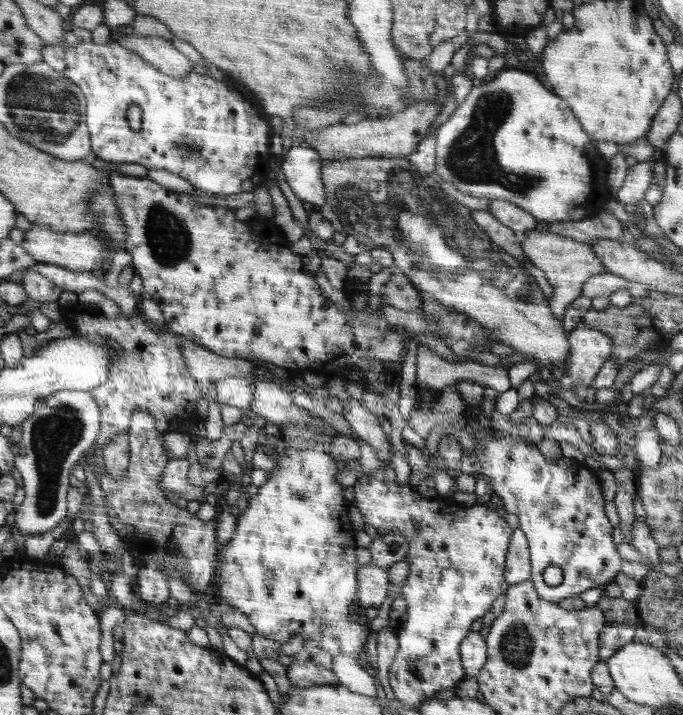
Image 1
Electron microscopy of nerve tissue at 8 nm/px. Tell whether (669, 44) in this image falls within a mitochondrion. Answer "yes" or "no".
no

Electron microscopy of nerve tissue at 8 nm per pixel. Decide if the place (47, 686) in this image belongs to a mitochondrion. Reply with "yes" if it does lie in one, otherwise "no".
no

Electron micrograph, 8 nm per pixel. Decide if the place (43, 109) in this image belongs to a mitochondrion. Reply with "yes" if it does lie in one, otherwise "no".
yes

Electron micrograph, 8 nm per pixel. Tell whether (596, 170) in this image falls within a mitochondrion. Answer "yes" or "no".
no

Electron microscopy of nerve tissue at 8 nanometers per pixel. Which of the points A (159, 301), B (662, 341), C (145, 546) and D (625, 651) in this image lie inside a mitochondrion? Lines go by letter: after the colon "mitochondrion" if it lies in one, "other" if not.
A: other
B: other
C: other
D: other

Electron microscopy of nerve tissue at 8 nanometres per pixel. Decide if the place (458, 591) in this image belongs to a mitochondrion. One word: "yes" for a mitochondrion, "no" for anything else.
no

